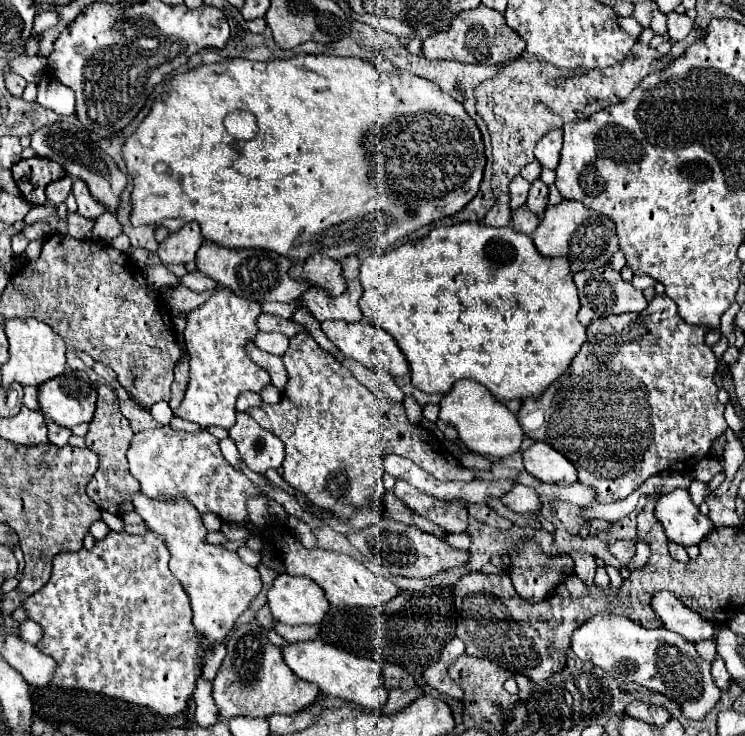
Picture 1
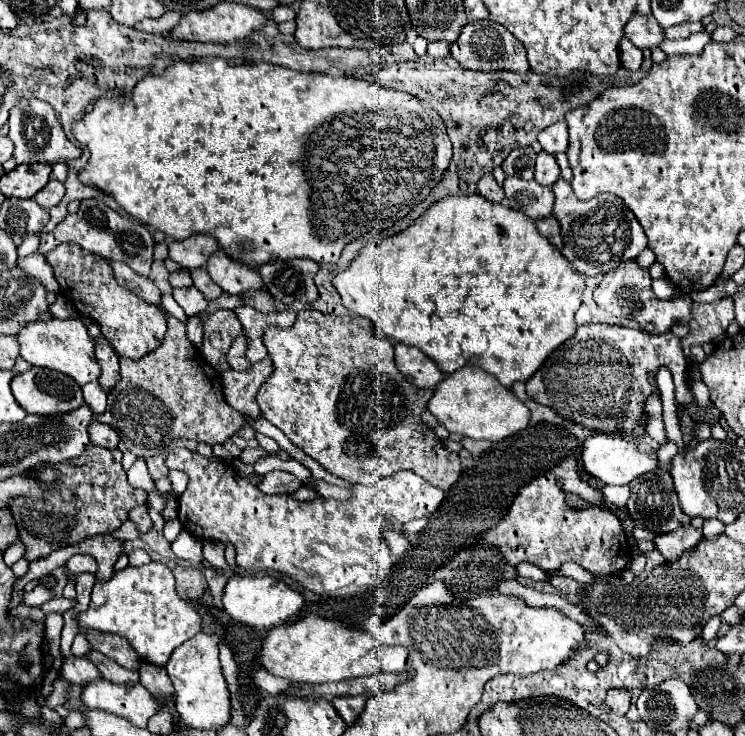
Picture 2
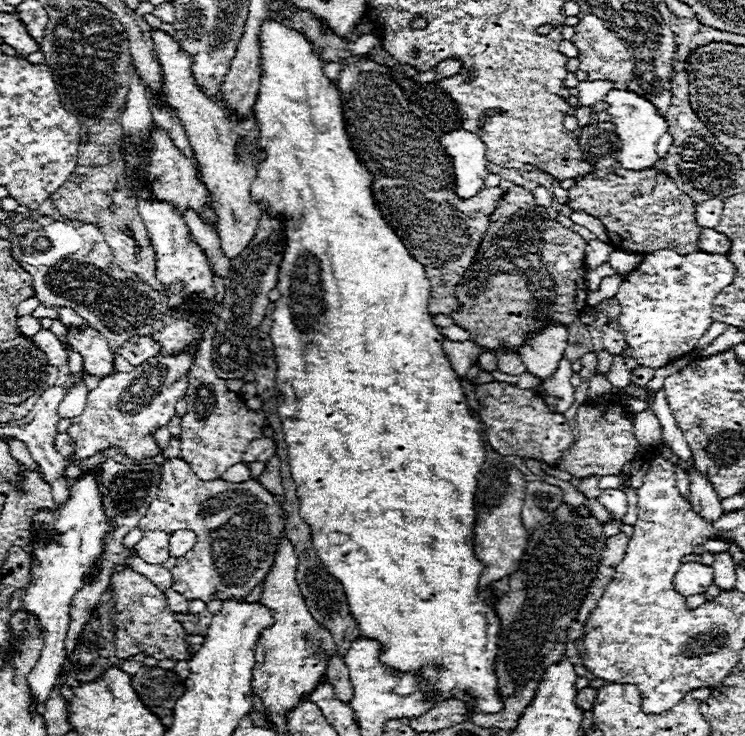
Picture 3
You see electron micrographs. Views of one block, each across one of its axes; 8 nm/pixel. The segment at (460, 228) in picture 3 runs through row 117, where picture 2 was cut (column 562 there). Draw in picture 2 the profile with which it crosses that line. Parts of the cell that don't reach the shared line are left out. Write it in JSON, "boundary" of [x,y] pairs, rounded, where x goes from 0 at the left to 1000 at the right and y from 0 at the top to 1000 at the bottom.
{"boundary":[[[784,440],[773,454],[749,470],[730,495],[706,516],[709,541],[722,549],[749,557],[787,582],[805,587],[848,587],[864,590],[864,546],[875,535],[870,522],[870,503],[881,505],[883,497],[899,500],[907,522],[907,546],[915,552],[932,546],[921,522],[921,489],[915,484],[910,459],[902,451],[891,457],[867,457],[856,448],[819,443],[819,440]]]}

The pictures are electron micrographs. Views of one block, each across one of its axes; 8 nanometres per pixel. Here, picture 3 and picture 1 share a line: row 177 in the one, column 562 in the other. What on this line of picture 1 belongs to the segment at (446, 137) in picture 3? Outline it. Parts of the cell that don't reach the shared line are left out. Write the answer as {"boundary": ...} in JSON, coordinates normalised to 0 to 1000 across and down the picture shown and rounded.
{"boundary":[[[717,601],[703,614],[703,636],[733,658],[762,660],[773,655],[773,636],[733,601]]]}

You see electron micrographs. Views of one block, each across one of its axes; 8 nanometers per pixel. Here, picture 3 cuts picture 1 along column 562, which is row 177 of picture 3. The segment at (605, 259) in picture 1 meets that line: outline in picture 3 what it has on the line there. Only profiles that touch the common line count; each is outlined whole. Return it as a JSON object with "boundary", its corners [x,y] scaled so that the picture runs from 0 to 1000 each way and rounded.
{"boundary":[[[204,41],[204,54],[207,54],[207,71],[215,82],[215,92],[217,92],[217,122],[223,130],[223,139],[228,147],[236,149],[239,160],[244,163],[244,171],[250,177],[252,193],[260,204],[260,212],[268,223],[268,242],[271,247],[279,253],[282,264],[285,264],[285,274],[293,293],[293,321],[295,321],[295,332],[298,332],[298,342],[306,351],[317,351],[341,323],[344,310],[346,310],[346,299],[352,291],[352,280],[349,274],[341,274],[336,266],[336,253],[338,245],[346,236],[346,223],[354,217],[354,204],[346,201],[346,168],[341,155],[336,155],[330,163],[322,163],[314,152],[309,152],[303,147],[303,141],[295,136],[295,128],[290,130],[277,130],[268,117],[263,114],[260,103],[258,103],[258,79],[250,76],[242,65],[242,57],[236,52],[231,52],[228,46],[217,43],[217,41]]]}

